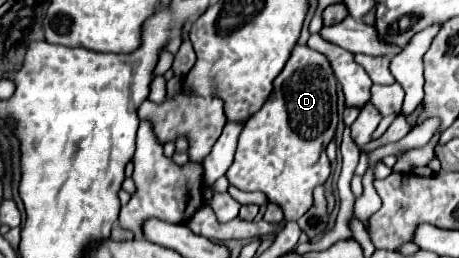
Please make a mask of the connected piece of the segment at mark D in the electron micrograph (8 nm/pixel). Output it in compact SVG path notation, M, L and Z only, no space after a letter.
M297 44L263 108L251 116L239 134L235 160L227 170L229 184L245 192L263 192L281 206L287 220L299 220L313 206L313 190L331 174L325 148L337 128L337 80L329 60Z

